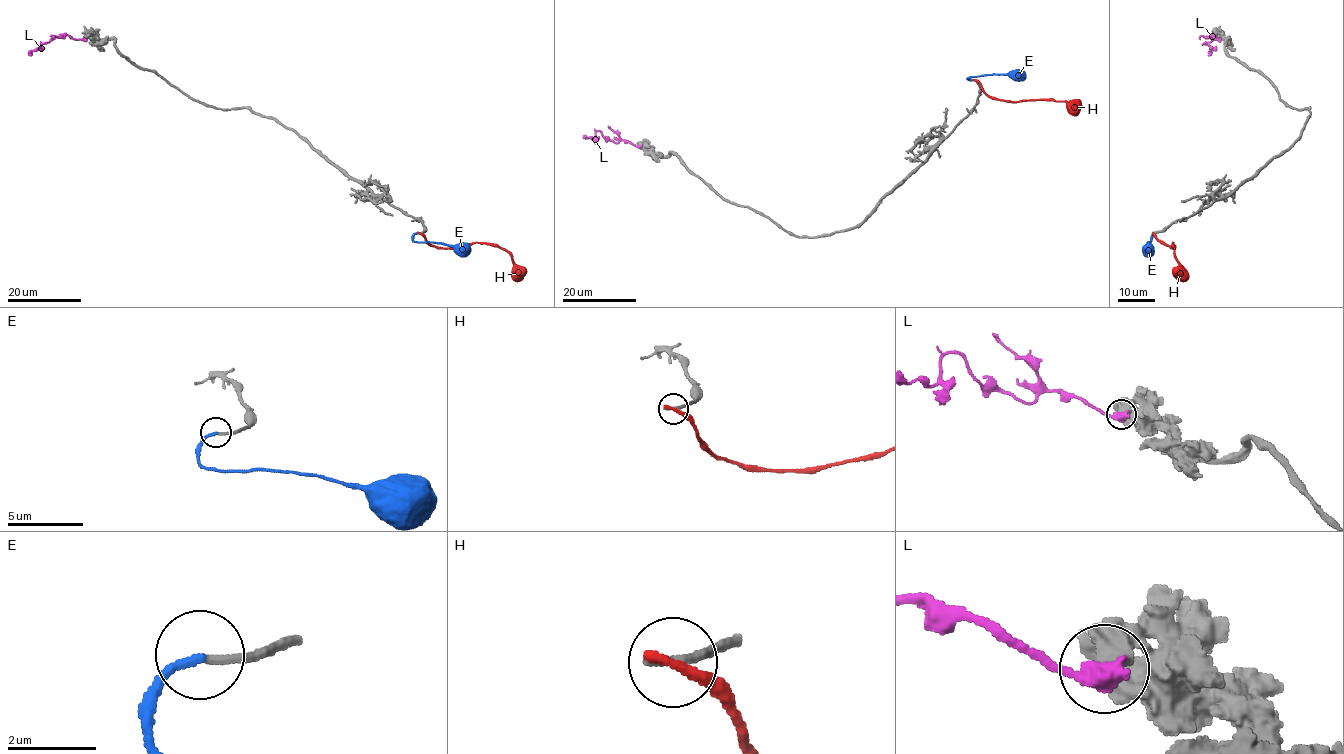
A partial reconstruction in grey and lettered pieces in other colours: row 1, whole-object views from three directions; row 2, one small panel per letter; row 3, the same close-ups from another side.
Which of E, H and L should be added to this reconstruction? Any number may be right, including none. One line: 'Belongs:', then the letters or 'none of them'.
Belongs: E

